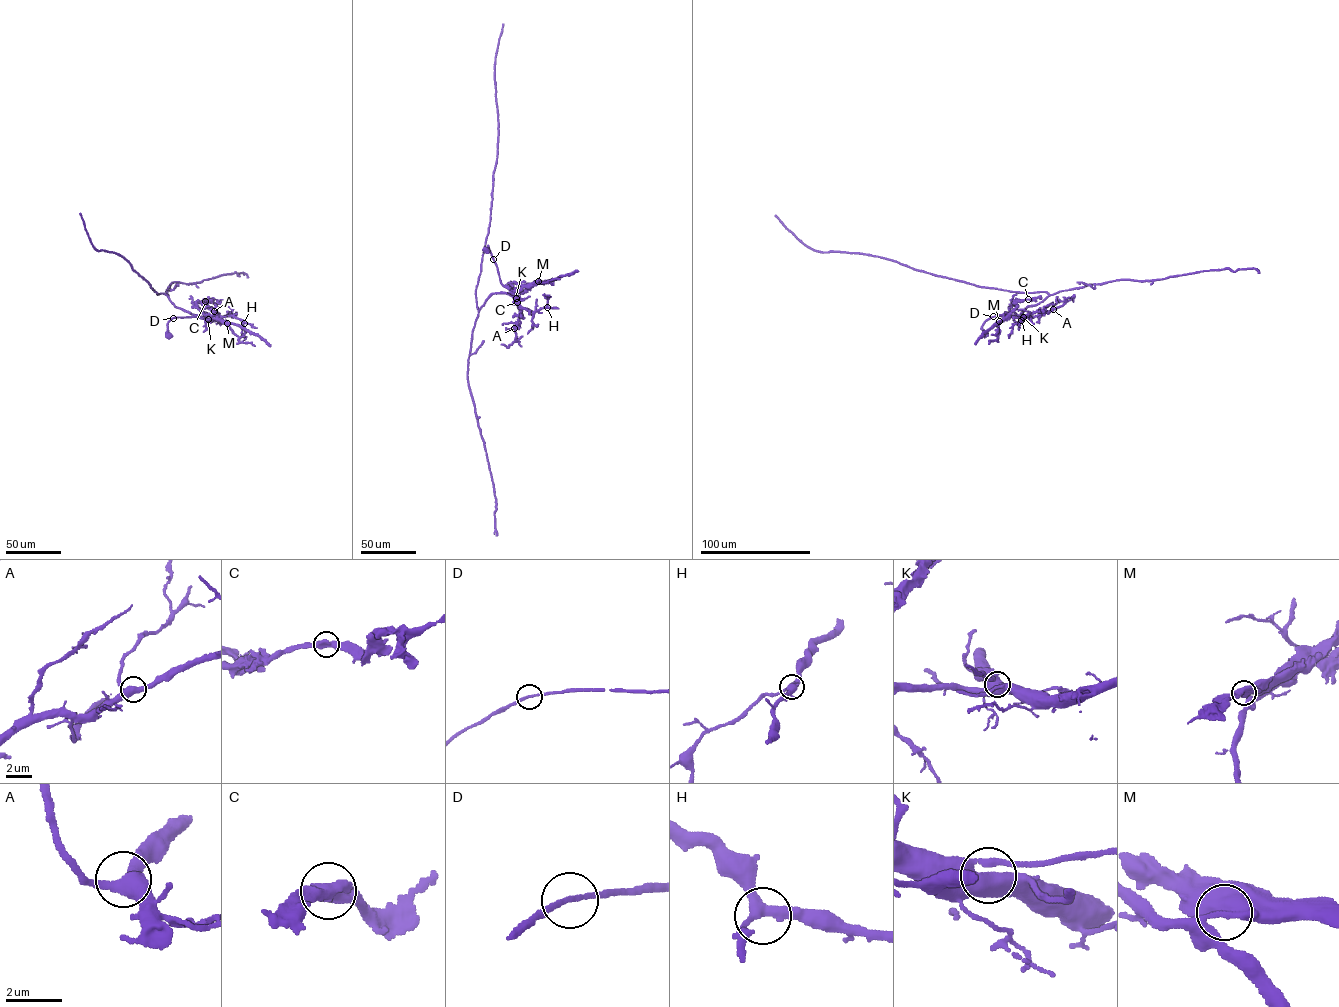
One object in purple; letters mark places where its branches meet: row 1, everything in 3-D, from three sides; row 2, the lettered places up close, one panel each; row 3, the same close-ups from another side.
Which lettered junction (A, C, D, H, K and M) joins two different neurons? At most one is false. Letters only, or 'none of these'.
M

